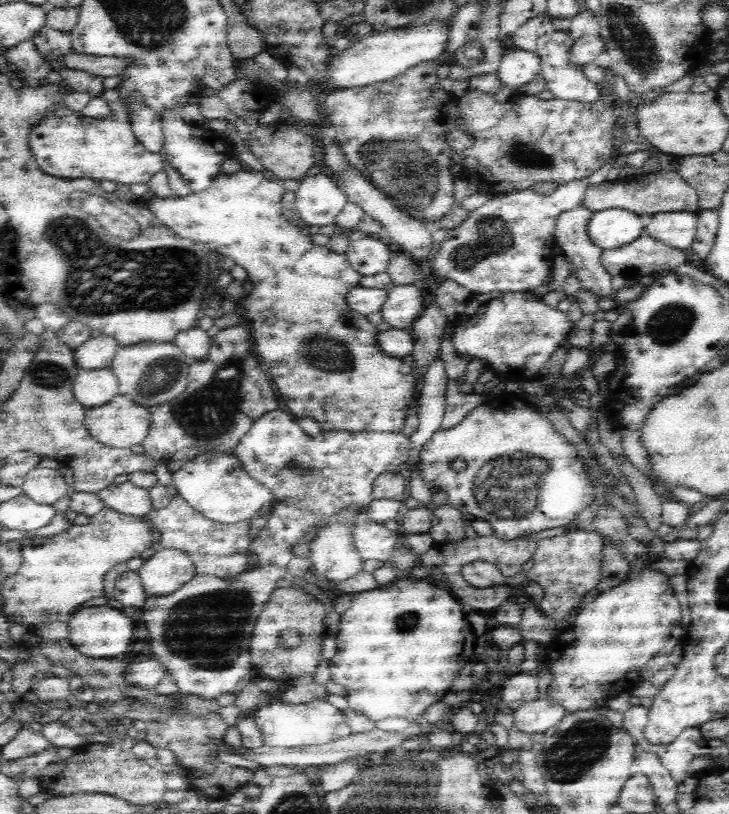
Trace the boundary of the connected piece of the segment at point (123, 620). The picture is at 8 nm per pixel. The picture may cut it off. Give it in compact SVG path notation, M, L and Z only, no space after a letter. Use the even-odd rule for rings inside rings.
M106 604L102 606L92 606L92 608L82 608L72 614L68 620L68 638L71 640L74 648L80 648L78 652L91 659L98 658L116 658L124 650L128 650L128 644L132 640L134 632L134 622L131 618L122 614L120 610L108 608L116 604ZM84 648L84 650L82 650Z

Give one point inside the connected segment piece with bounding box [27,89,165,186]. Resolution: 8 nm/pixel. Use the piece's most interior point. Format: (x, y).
(73, 146)

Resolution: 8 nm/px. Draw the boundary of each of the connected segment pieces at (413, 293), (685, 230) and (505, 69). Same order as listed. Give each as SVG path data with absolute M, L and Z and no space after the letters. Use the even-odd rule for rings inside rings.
M413 283L395 285L388 291L388 300L382 308L384 322L394 329L410 330L424 310L425 297L422 294L422 289Z
M664 212L640 217L646 225L645 234L680 250L690 248L698 232L696 212Z
M509 46L496 72L500 82L518 88L540 76L542 60L531 50Z

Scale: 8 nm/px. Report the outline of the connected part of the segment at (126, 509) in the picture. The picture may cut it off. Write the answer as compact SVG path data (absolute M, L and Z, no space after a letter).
M130 480L119 485L111 484L98 494L104 501L104 506L130 517L147 519L153 509L148 490Z

